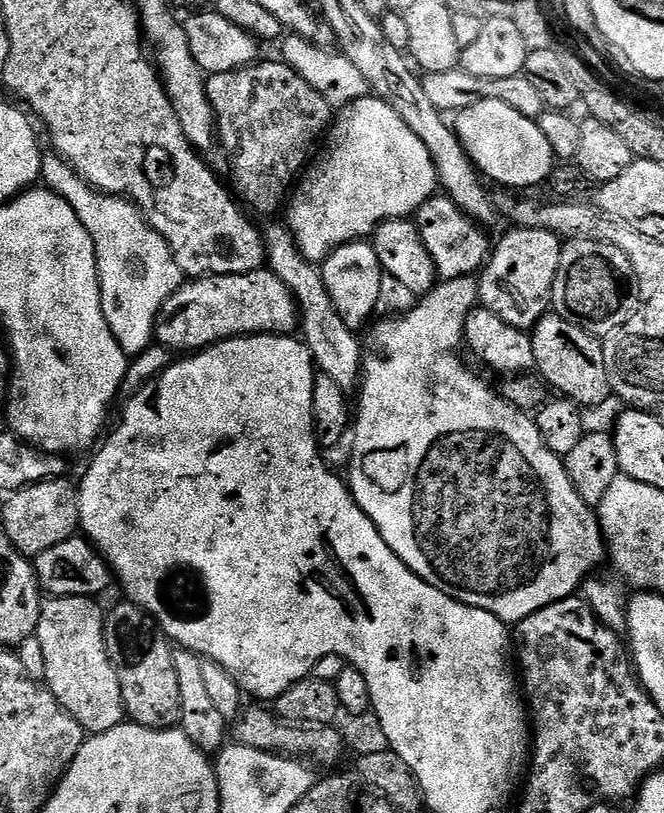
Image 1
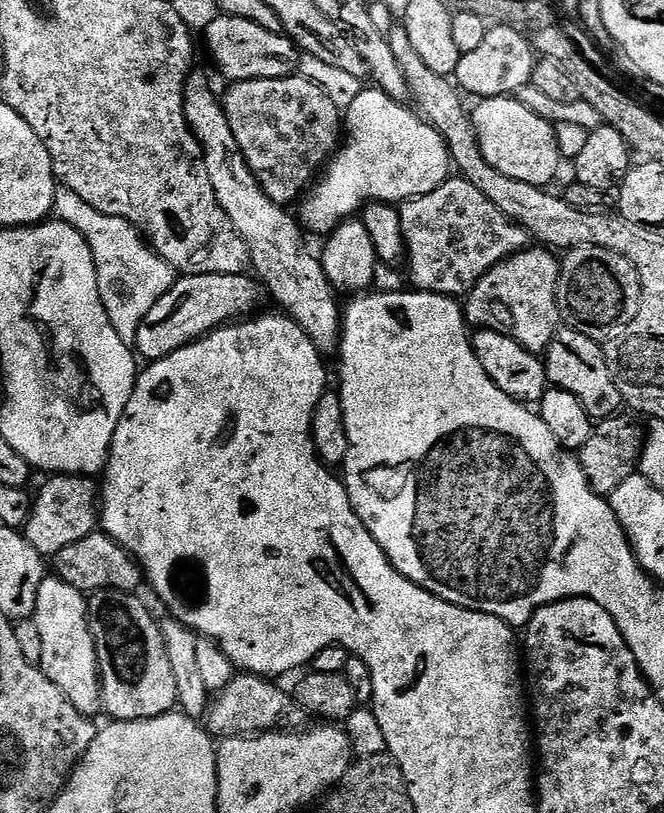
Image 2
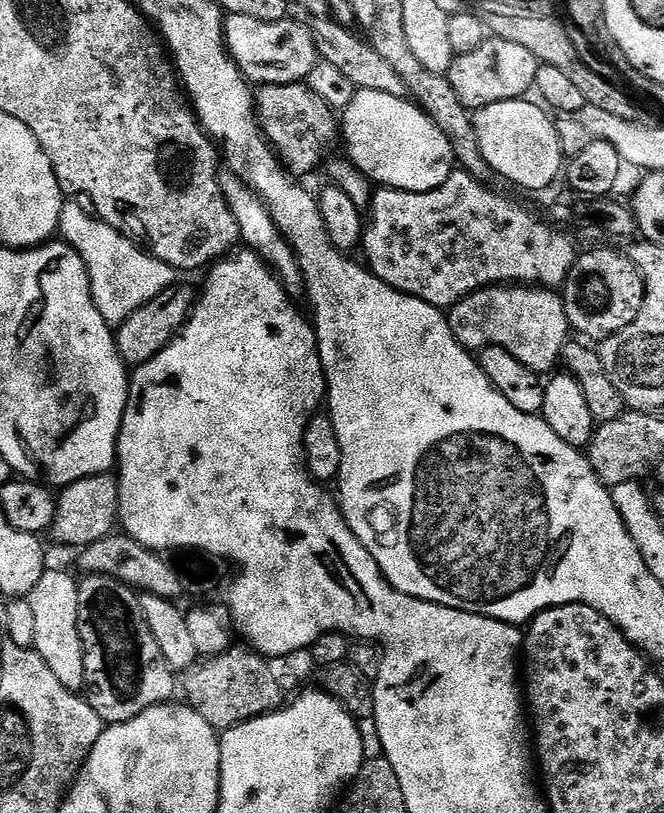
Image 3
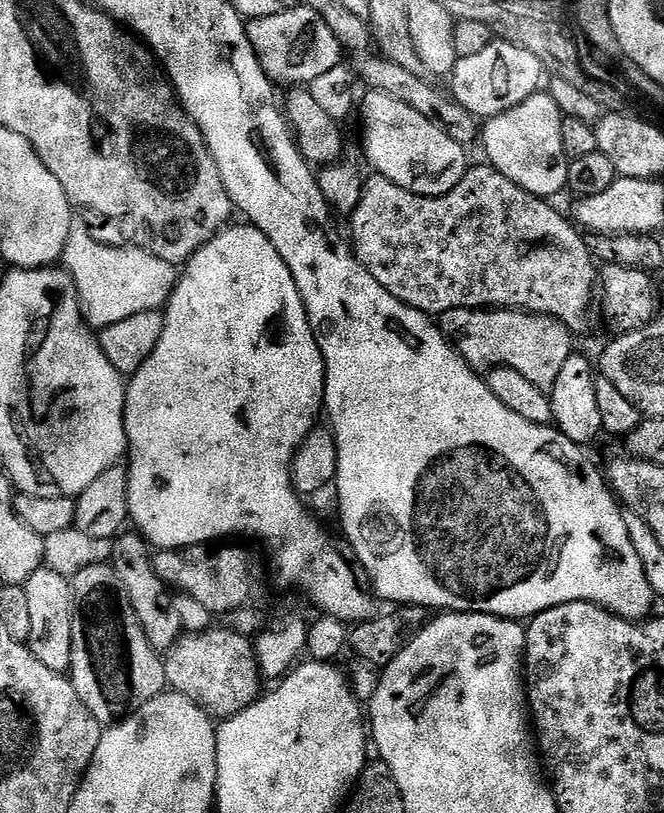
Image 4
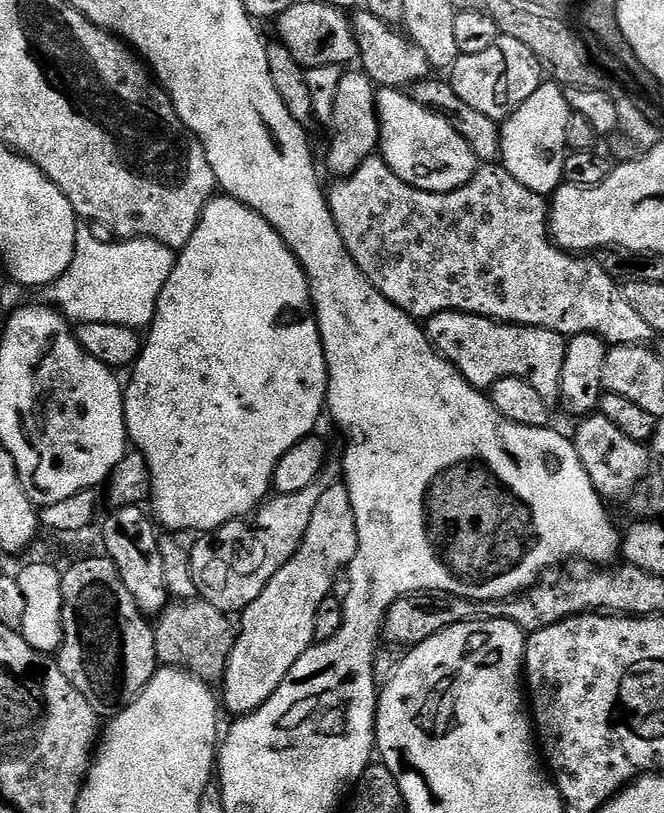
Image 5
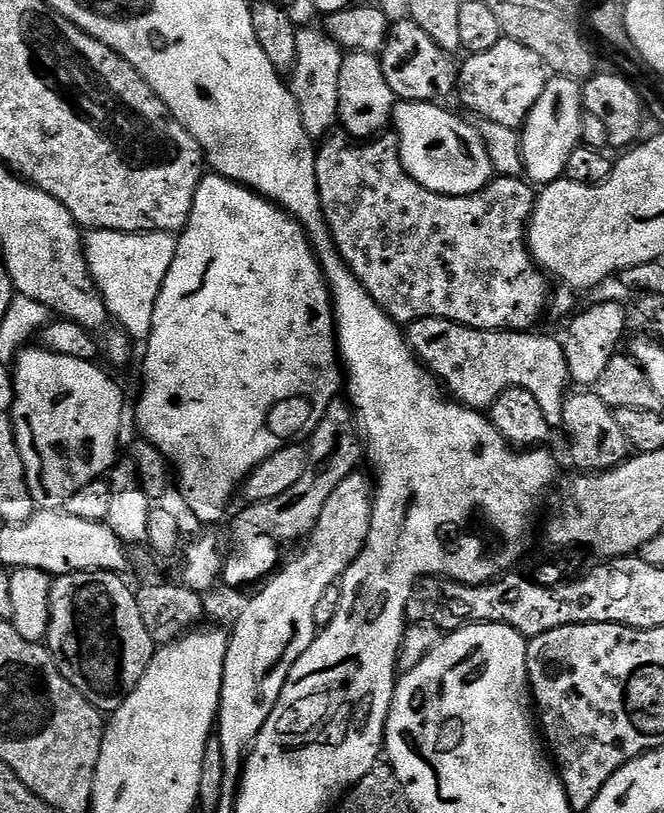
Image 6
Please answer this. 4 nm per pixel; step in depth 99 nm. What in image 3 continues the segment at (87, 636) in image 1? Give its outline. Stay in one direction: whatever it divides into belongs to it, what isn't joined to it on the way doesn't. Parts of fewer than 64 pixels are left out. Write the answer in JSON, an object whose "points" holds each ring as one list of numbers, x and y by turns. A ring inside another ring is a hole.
{"points":[[49,567,38,578,32,595,27,597,34,610,34,650,50,666,50,671,58,677,58,682,72,692,80,692,84,687,84,655,82,638,78,634,78,590,77,577,63,572,60,568]]}

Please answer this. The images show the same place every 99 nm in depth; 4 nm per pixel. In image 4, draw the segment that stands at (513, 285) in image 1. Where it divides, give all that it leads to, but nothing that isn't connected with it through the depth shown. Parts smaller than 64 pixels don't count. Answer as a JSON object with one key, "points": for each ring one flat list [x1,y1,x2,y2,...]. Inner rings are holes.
{"points":[[452,308,439,317,438,323,444,329,444,335,456,345,456,351,471,368,513,368,530,378,530,382,534,382,538,390,547,393,551,393,554,382,558,382,558,373,566,363,566,358,574,355,572,329,566,327,563,320,551,314,537,314,535,311,519,308]]}

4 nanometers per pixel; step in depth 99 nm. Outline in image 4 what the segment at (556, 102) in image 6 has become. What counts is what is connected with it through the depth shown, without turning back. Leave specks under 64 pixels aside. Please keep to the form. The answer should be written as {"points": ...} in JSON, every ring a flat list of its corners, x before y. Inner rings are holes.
{"points":[[537,94,526,98,518,106,491,117,482,128,482,144,487,163,491,164,510,182,518,182,530,194,553,198,568,188,569,158,562,146,561,116,554,98]]}

